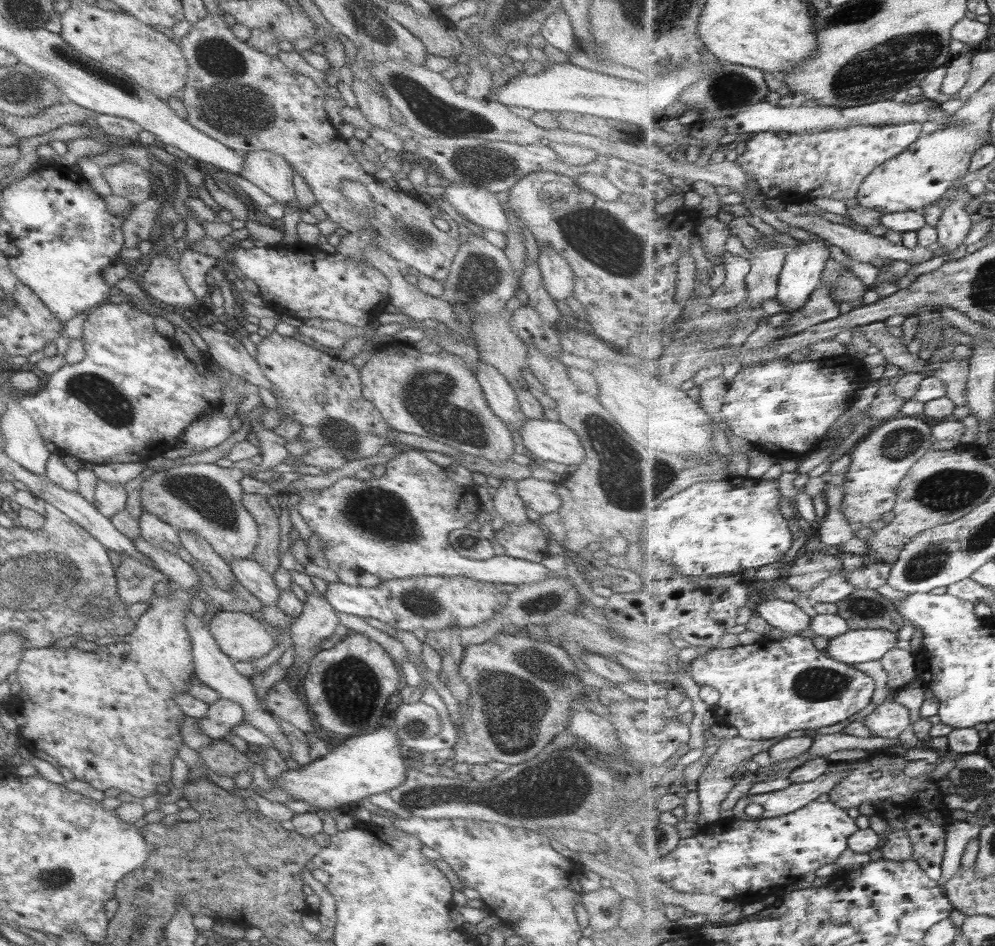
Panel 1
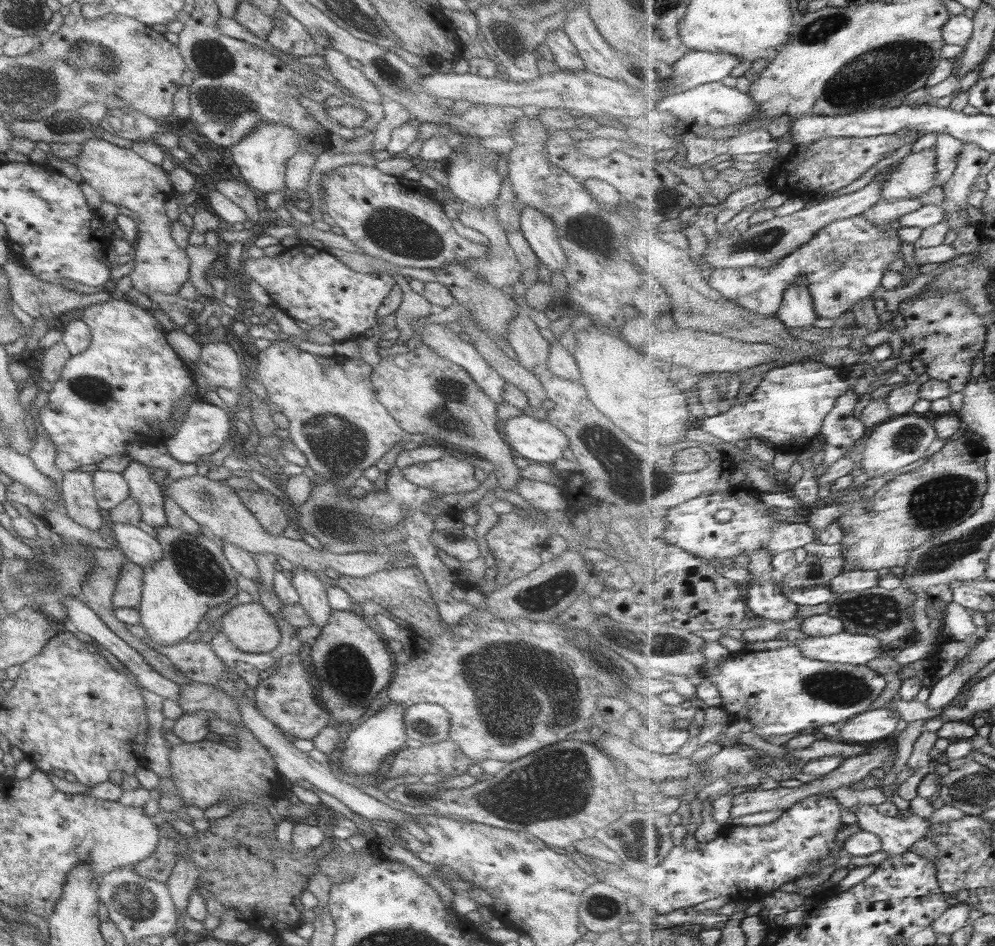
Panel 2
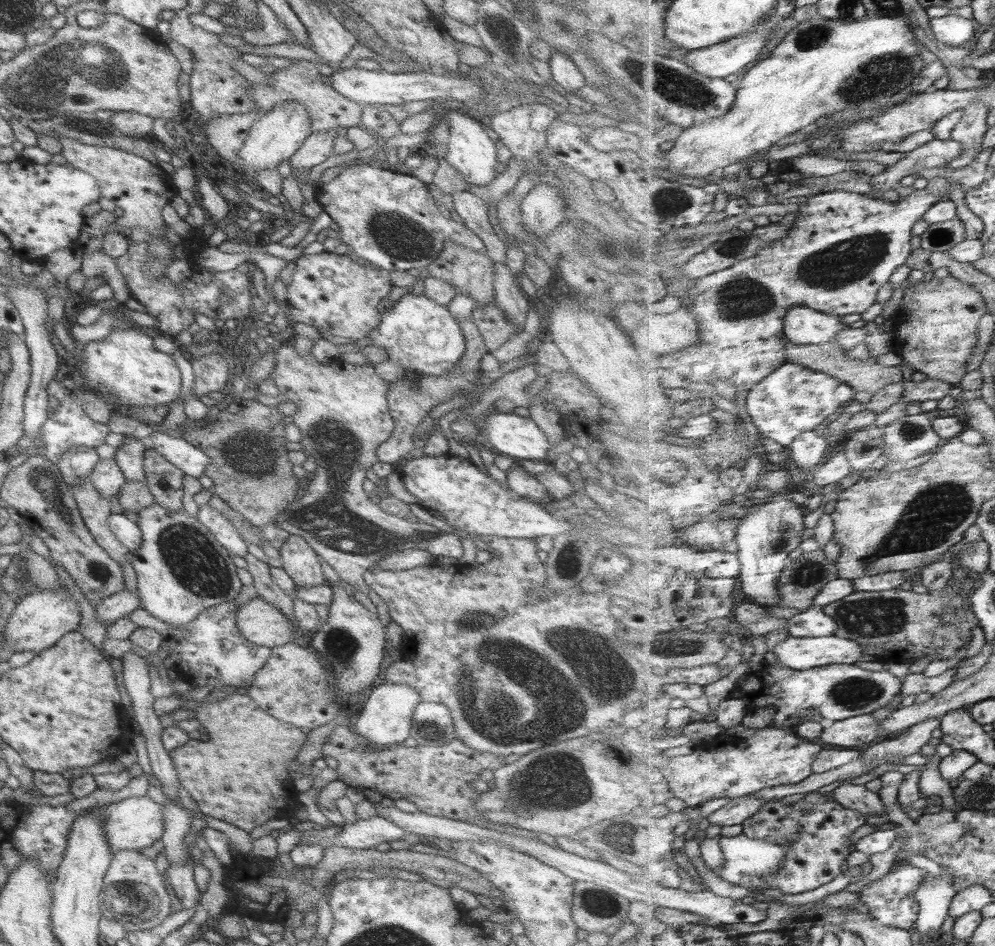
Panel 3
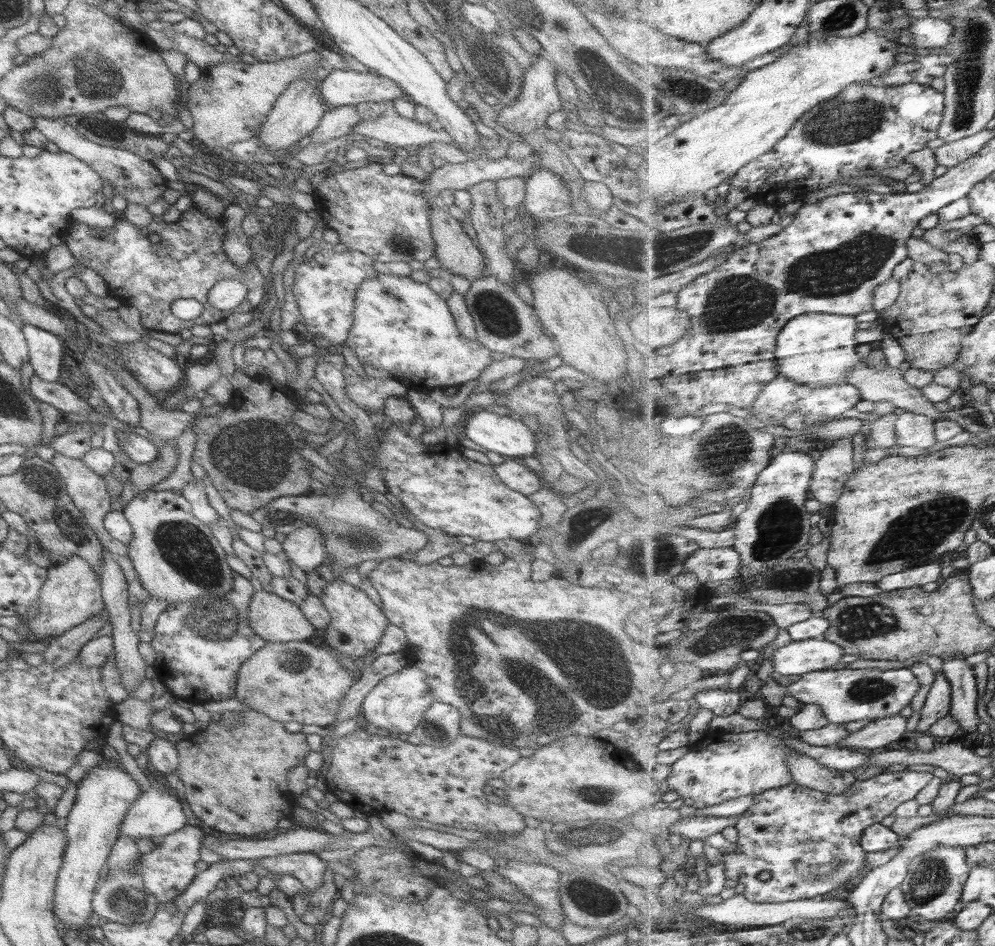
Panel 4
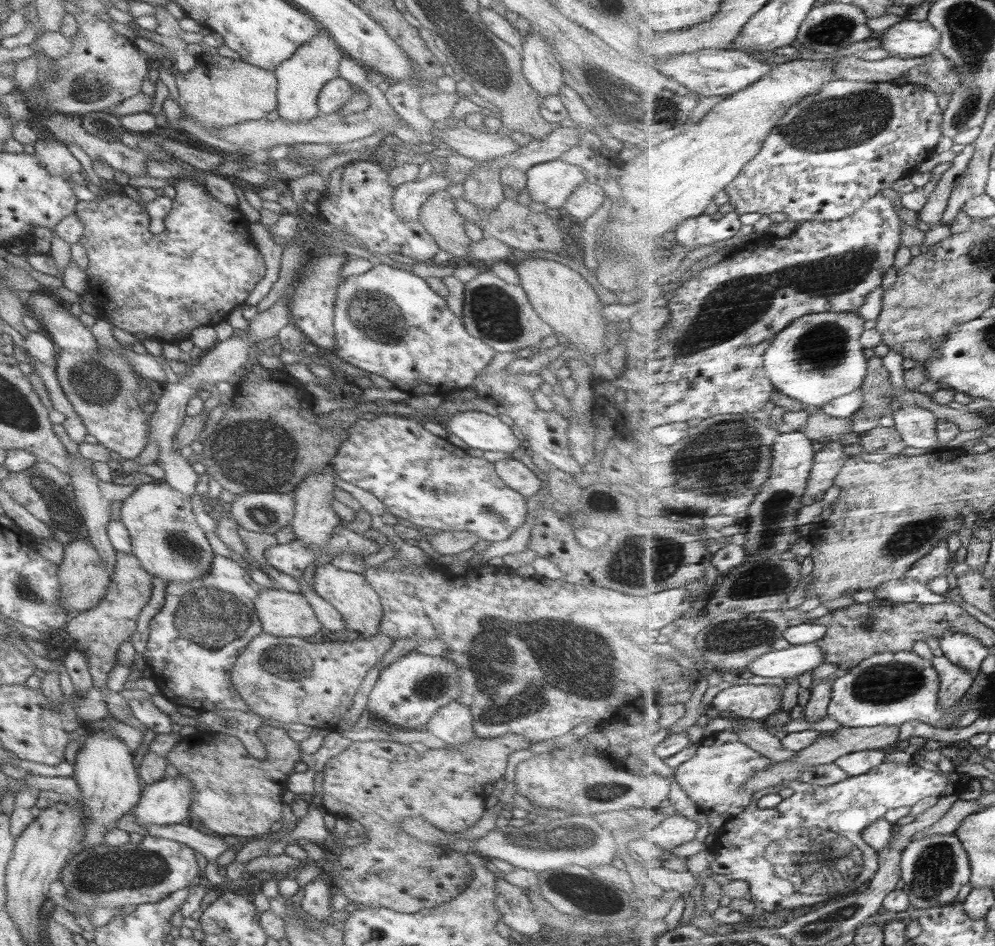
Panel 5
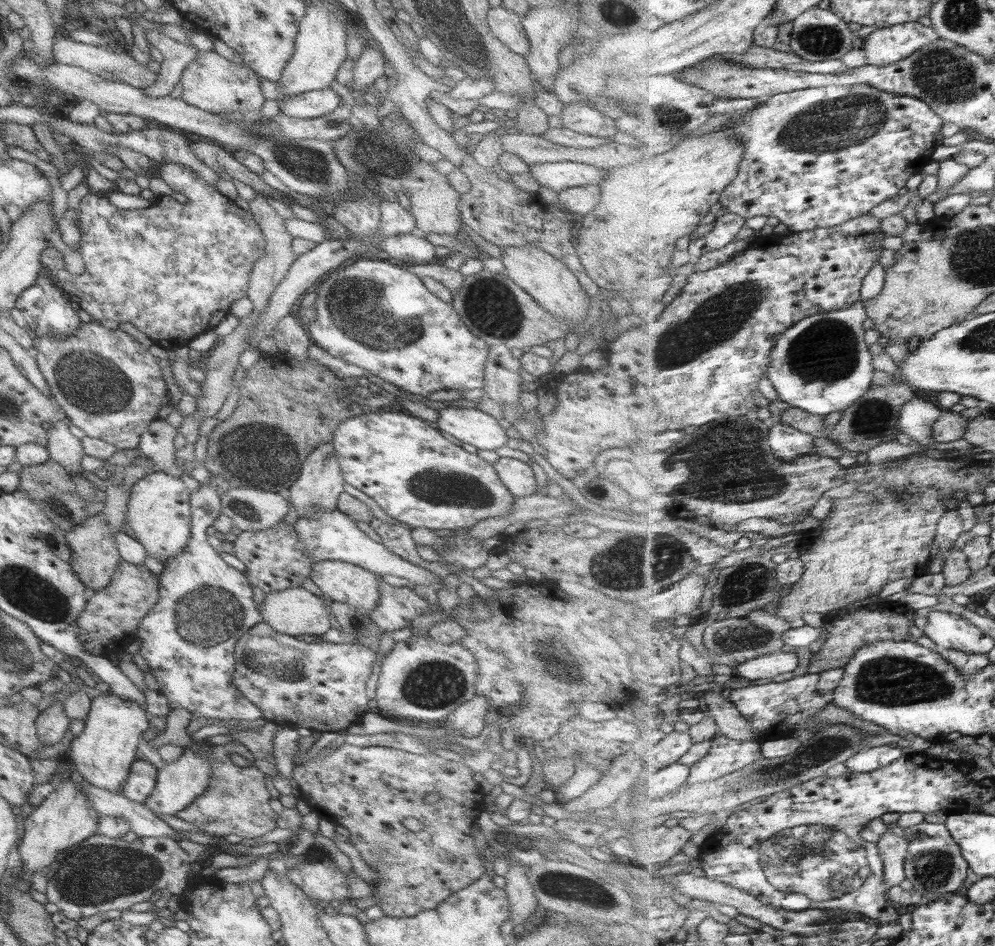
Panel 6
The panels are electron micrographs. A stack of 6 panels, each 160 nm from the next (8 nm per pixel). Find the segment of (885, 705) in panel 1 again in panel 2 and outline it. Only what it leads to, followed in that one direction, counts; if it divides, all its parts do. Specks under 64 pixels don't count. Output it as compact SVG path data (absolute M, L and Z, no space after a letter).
M885 707L858 714L839 724L839 740L845 743L875 744L892 738L899 726L900 714Z

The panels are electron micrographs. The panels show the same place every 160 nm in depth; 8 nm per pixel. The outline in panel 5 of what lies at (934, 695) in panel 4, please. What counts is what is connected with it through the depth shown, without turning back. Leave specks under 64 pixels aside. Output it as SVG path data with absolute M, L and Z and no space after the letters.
M944 654L940 657L933 657L932 663L938 669L940 676L938 692L940 706L947 709L958 704L967 694L967 690L971 688L977 674L972 674L966 668L953 664L953 661Z

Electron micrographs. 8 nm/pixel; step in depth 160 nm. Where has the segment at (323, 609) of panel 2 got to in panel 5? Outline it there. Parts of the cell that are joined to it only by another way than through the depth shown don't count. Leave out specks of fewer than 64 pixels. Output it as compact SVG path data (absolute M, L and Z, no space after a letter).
M327 464L321 470L312 472L306 476L293 490L294 513L289 521L294 539L302 542L303 546L325 546L329 542L332 530L341 522L339 517L331 509L332 488L335 487L333 478L336 474L332 467Z

